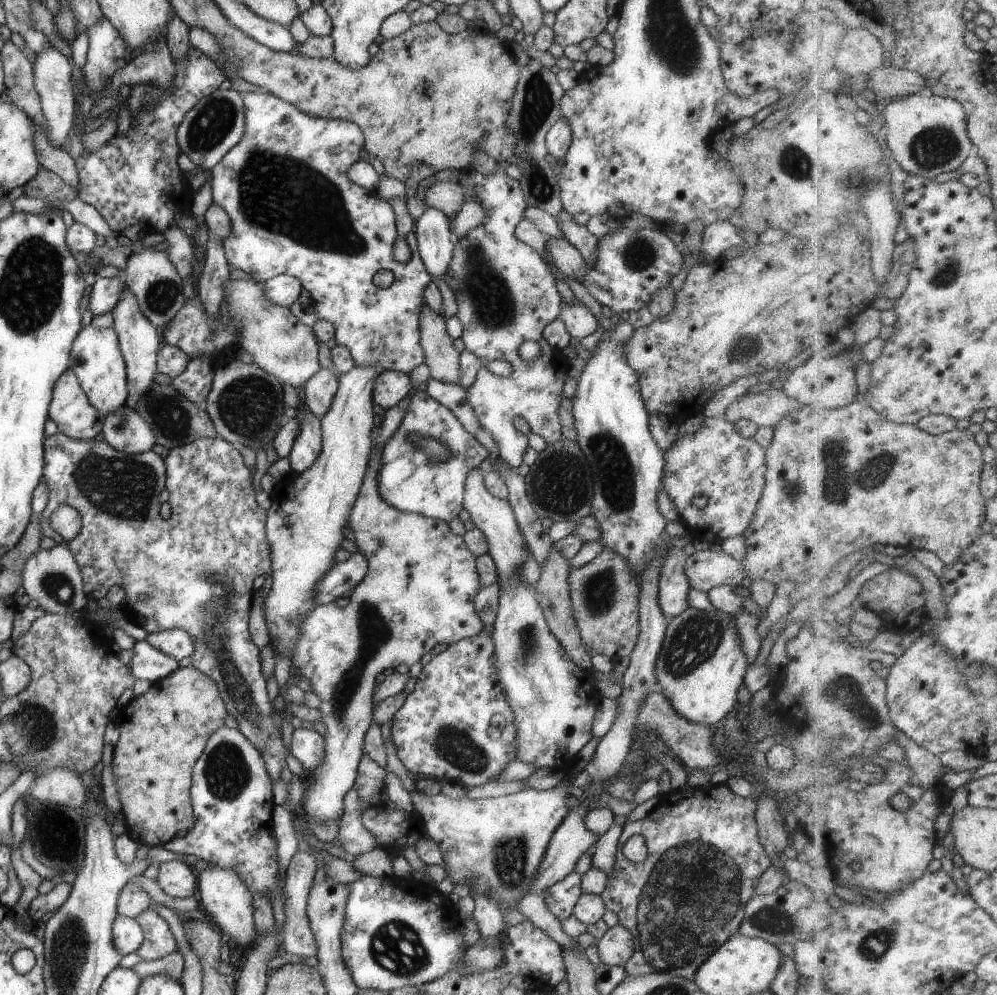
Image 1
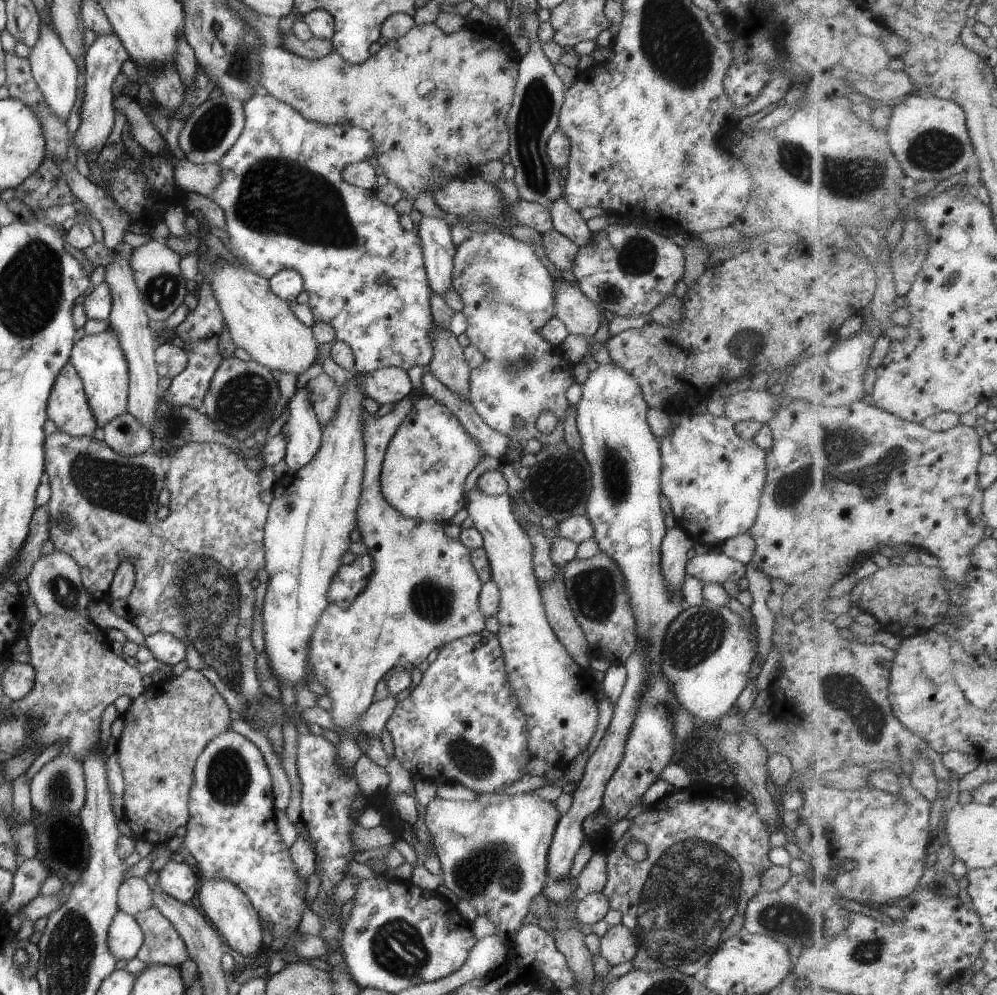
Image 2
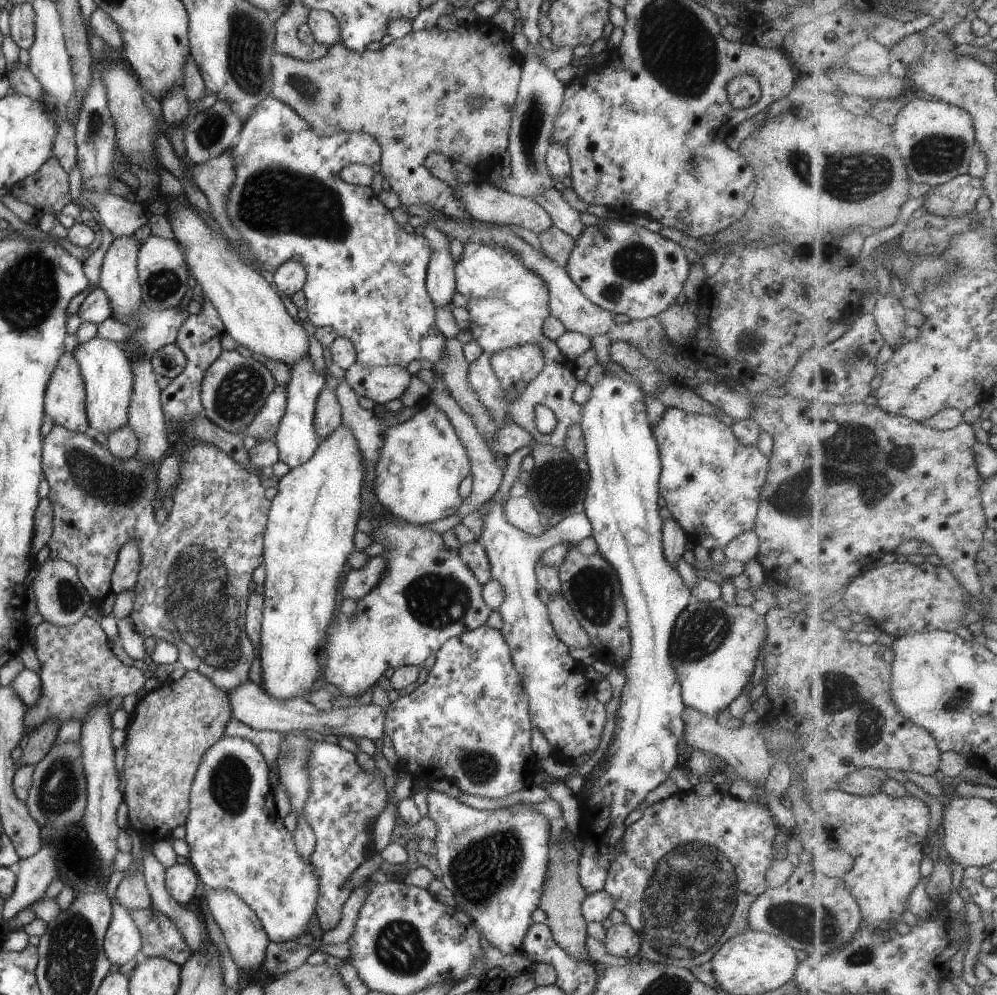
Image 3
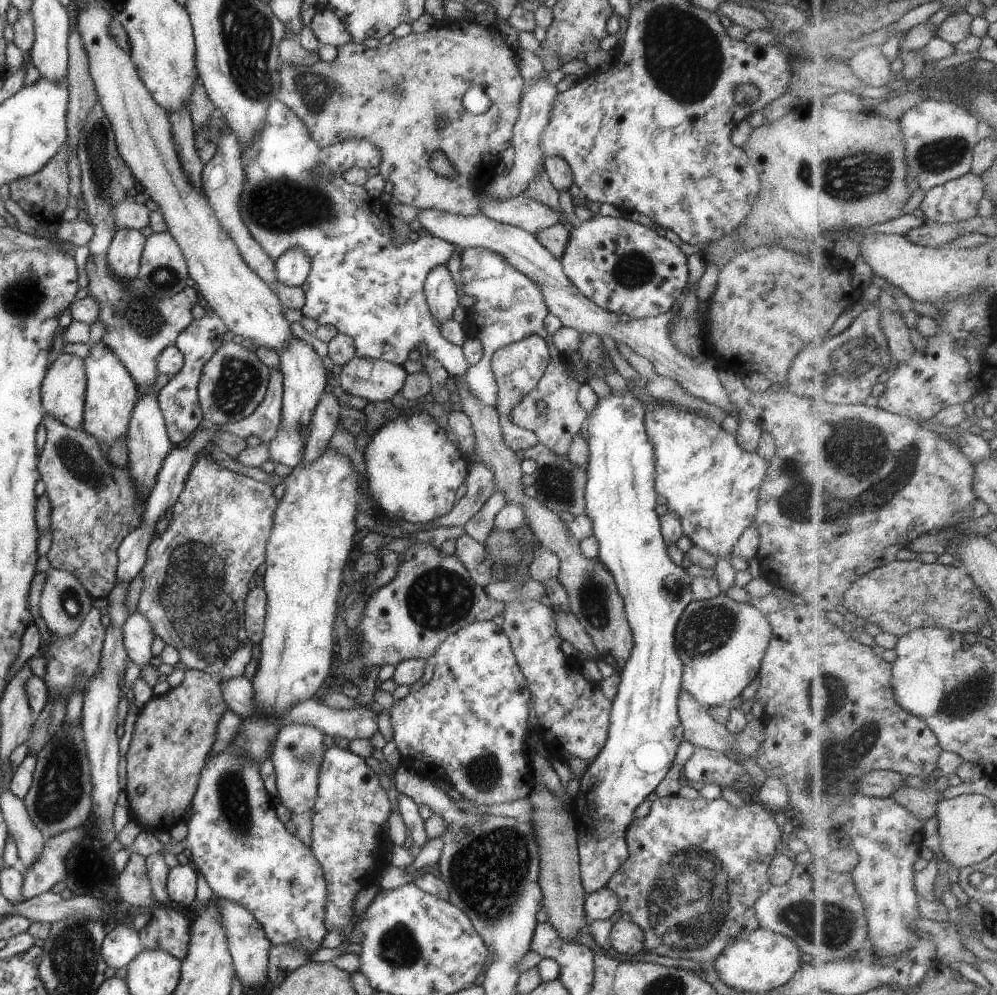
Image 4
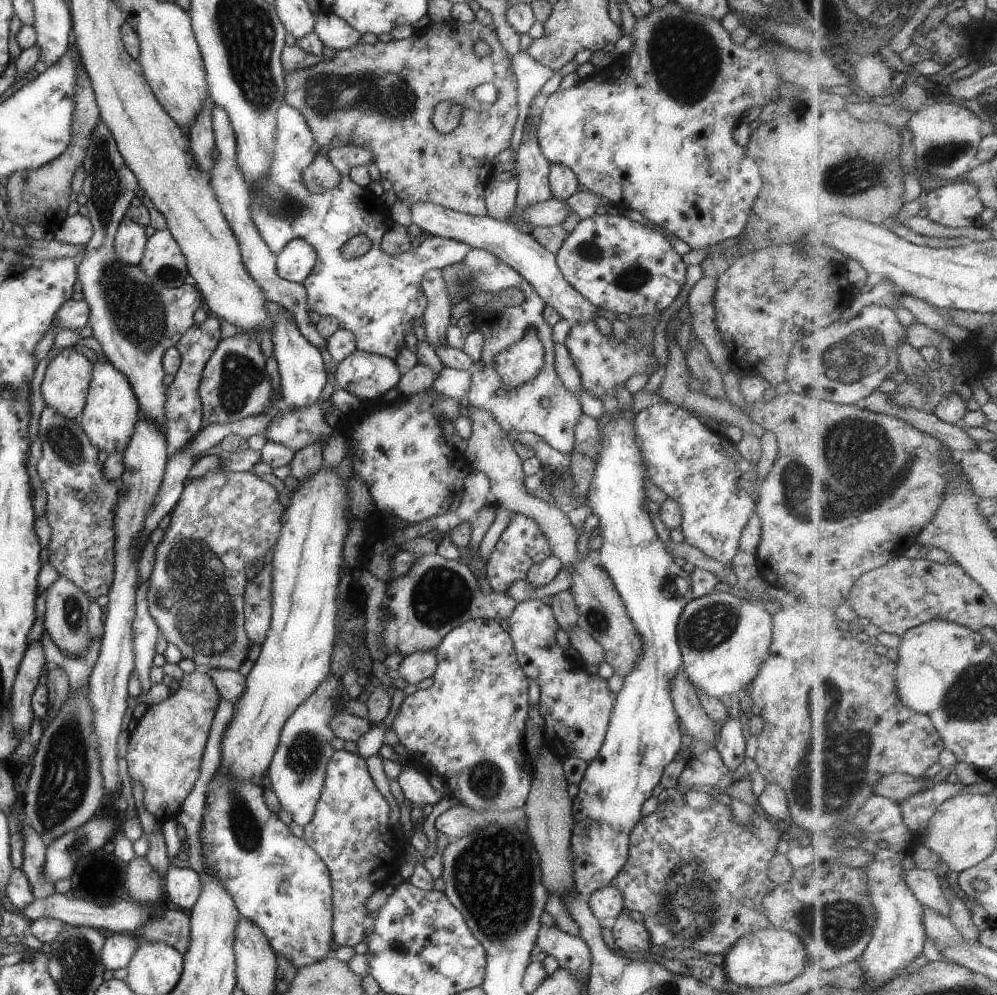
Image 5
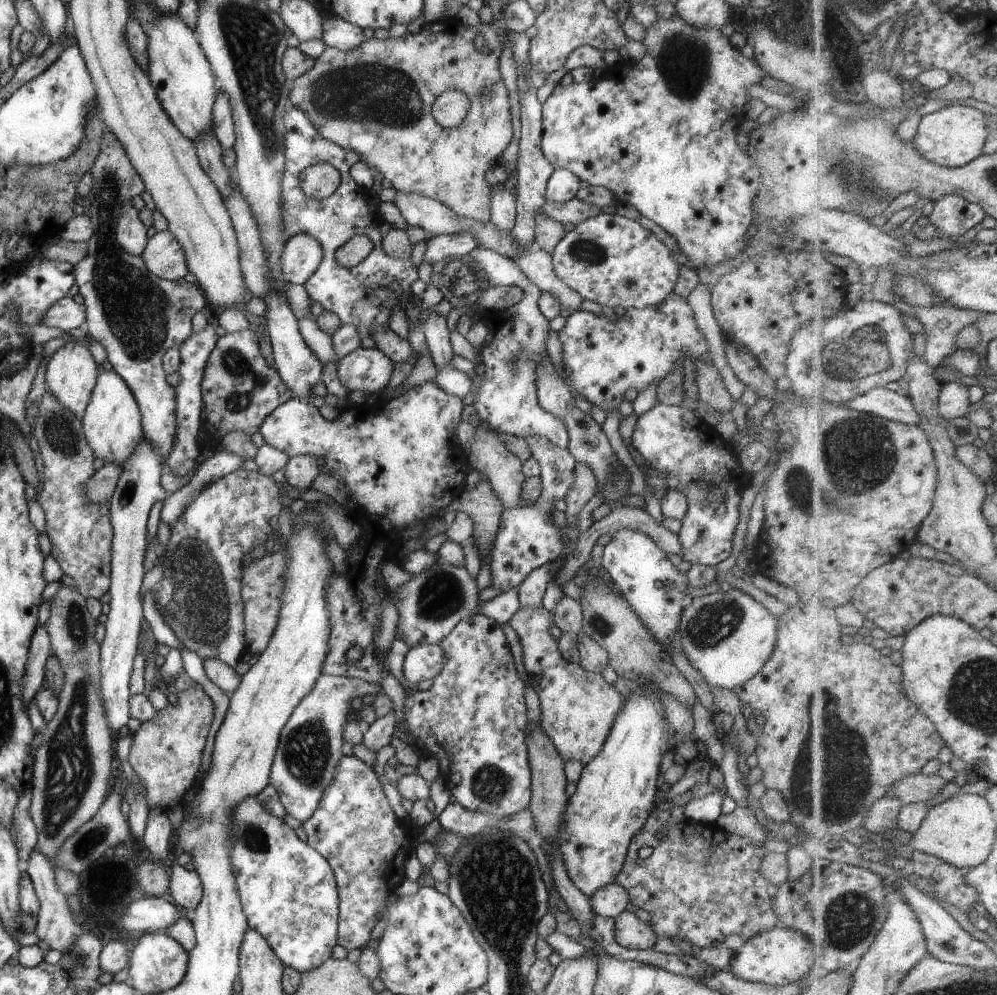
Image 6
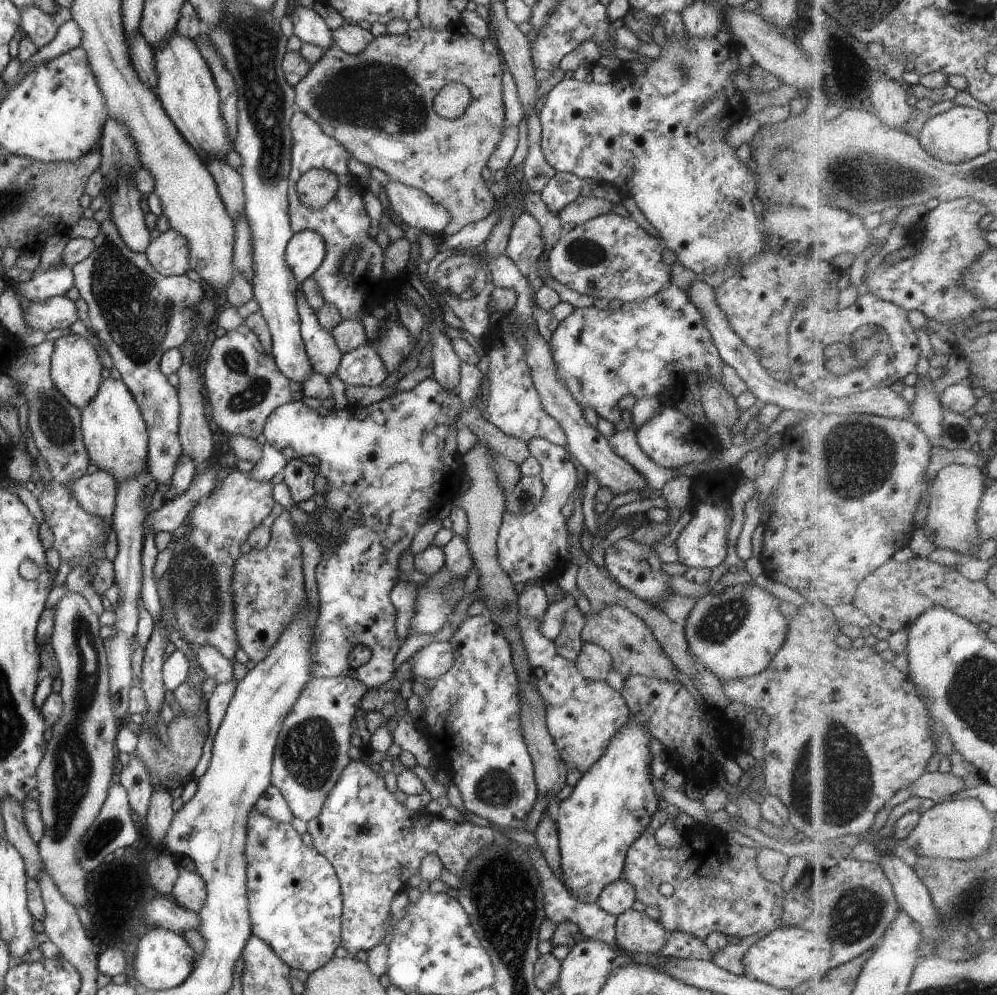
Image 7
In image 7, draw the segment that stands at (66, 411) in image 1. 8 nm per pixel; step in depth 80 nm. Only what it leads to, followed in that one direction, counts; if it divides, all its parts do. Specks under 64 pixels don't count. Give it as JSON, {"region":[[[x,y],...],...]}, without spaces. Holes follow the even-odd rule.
{"region":[[[65,333],[53,342],[50,356],[50,377],[57,391],[67,402],[81,410],[95,396],[101,381],[101,360],[95,348],[84,337]]]}

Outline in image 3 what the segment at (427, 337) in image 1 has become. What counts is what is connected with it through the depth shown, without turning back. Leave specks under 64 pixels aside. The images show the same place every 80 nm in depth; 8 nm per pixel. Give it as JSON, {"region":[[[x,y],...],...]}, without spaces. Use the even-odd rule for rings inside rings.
{"region":[[[445,337],[443,356],[441,360],[433,363],[432,371],[443,380],[449,396],[459,405],[459,408],[469,415],[478,433],[485,440],[489,440],[498,428],[472,391],[467,378],[470,362],[463,356],[462,348],[463,344],[457,339]]]}

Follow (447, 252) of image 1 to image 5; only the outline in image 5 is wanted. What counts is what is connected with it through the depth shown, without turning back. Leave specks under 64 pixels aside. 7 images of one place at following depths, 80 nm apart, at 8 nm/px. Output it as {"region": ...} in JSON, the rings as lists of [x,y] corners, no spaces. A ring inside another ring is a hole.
{"region":[[[439,269],[426,270],[422,274],[420,287],[426,296],[426,307],[422,312],[424,334],[426,342],[435,349],[447,344],[445,331],[450,325],[450,297]]]}

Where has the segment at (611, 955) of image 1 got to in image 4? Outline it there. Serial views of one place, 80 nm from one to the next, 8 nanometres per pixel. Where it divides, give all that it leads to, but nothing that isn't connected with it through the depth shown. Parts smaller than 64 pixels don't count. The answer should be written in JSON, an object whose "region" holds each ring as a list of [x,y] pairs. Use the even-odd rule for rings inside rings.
{"region":[[[613,918],[613,923],[608,934],[611,951],[619,954],[637,954],[644,948],[644,934],[636,924],[631,924],[620,918]]]}

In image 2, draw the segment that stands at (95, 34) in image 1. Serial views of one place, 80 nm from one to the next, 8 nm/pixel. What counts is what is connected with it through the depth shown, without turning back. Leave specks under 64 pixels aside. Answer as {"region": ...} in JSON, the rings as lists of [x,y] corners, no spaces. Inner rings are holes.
{"region":[[[113,32],[97,34],[93,44],[87,48],[83,58],[85,65],[85,72],[83,72],[85,77],[85,96],[83,96],[83,105],[80,112],[81,123],[74,136],[74,146],[77,153],[79,152],[79,154],[87,157],[91,150],[99,150],[99,148],[103,150],[103,145],[107,142],[109,134],[111,134],[114,109],[111,106],[113,97],[109,90],[117,72],[120,72],[122,62],[130,59]]]}

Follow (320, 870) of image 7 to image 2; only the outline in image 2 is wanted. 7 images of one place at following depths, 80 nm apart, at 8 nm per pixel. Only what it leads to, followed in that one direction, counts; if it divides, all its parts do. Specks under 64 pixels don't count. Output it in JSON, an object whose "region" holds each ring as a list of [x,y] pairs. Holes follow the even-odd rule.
{"region":[[[230,729],[223,730],[207,742],[195,760],[188,791],[189,820],[185,836],[174,836],[166,841],[165,846],[171,853],[177,852],[179,848],[186,850],[197,863],[196,871],[200,879],[223,878],[231,884],[237,884],[237,888],[243,890],[259,918],[265,920],[271,928],[272,938],[277,939],[288,938],[298,928],[305,908],[306,884],[299,884],[299,876],[295,874],[287,846],[283,846],[283,842],[279,840],[273,820],[273,803],[271,778],[261,752],[240,734]]]}

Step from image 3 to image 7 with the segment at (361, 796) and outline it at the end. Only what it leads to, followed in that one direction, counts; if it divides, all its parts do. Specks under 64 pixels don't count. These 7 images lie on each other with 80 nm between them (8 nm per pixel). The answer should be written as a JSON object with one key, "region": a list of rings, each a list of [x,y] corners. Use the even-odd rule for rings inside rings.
{"region":[[[350,760],[333,788],[327,793],[317,816],[306,823],[307,833],[312,838],[312,847],[329,861],[338,878],[342,896],[340,946],[350,957],[359,950],[368,951],[385,938],[383,924],[390,914],[389,902],[393,896],[405,889],[407,879],[418,872],[424,856],[435,855],[447,872],[459,877],[466,870],[467,863],[478,854],[480,849],[491,848],[491,845],[502,847],[513,842],[499,830],[476,826],[469,821],[456,823],[426,811],[405,809],[405,805],[398,802],[393,793],[387,791],[383,783],[383,773],[371,770],[362,760],[358,762]]]}

